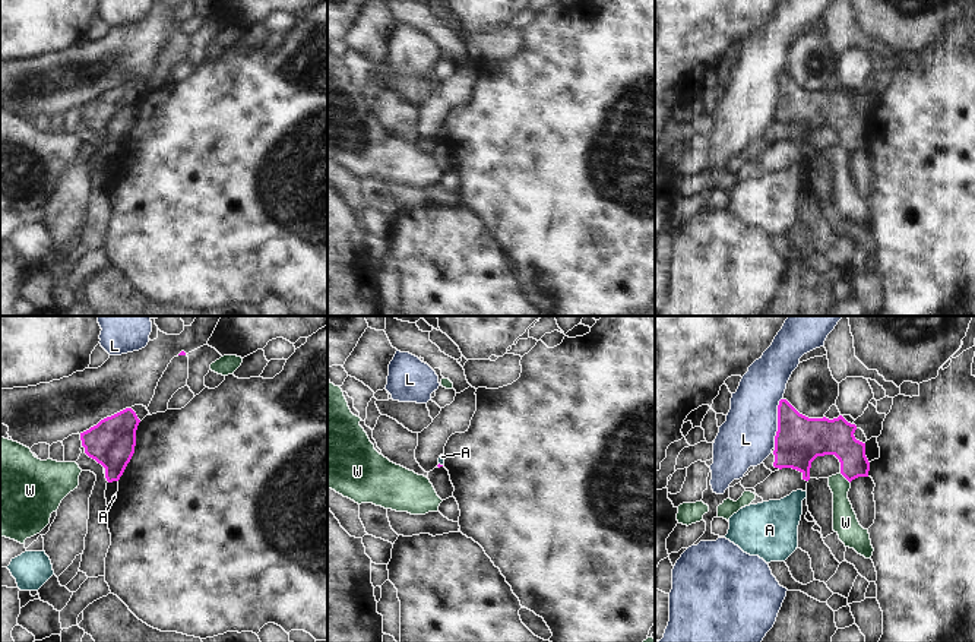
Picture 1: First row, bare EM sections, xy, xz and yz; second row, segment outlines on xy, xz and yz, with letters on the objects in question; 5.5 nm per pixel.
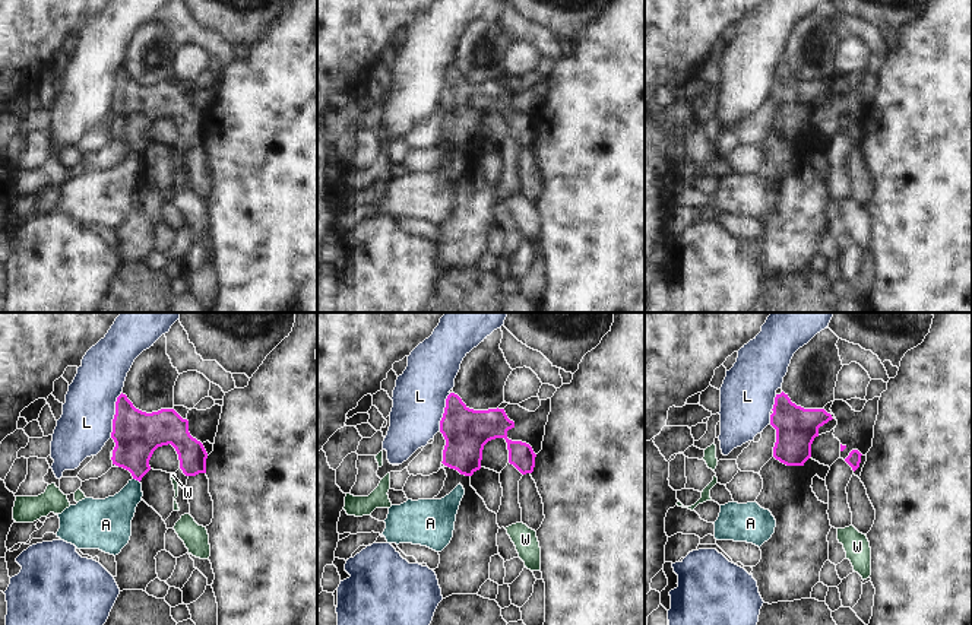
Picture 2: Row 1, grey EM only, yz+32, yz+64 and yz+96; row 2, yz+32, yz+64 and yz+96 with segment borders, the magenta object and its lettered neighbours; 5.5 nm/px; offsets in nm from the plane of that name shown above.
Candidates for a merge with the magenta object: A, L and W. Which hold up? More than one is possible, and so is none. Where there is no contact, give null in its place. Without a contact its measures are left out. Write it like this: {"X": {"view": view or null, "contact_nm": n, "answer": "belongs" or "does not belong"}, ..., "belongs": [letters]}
{"A": {"view": "xz", "contact_nm": 30, "answer": "does not belong"}, "L": {"view": "yz", "contact_nm": 280, "answer": "does not belong"}, "W": {"view": "yz", "contact_nm": 80, "answer": "does not belong"}, "belongs": []}

